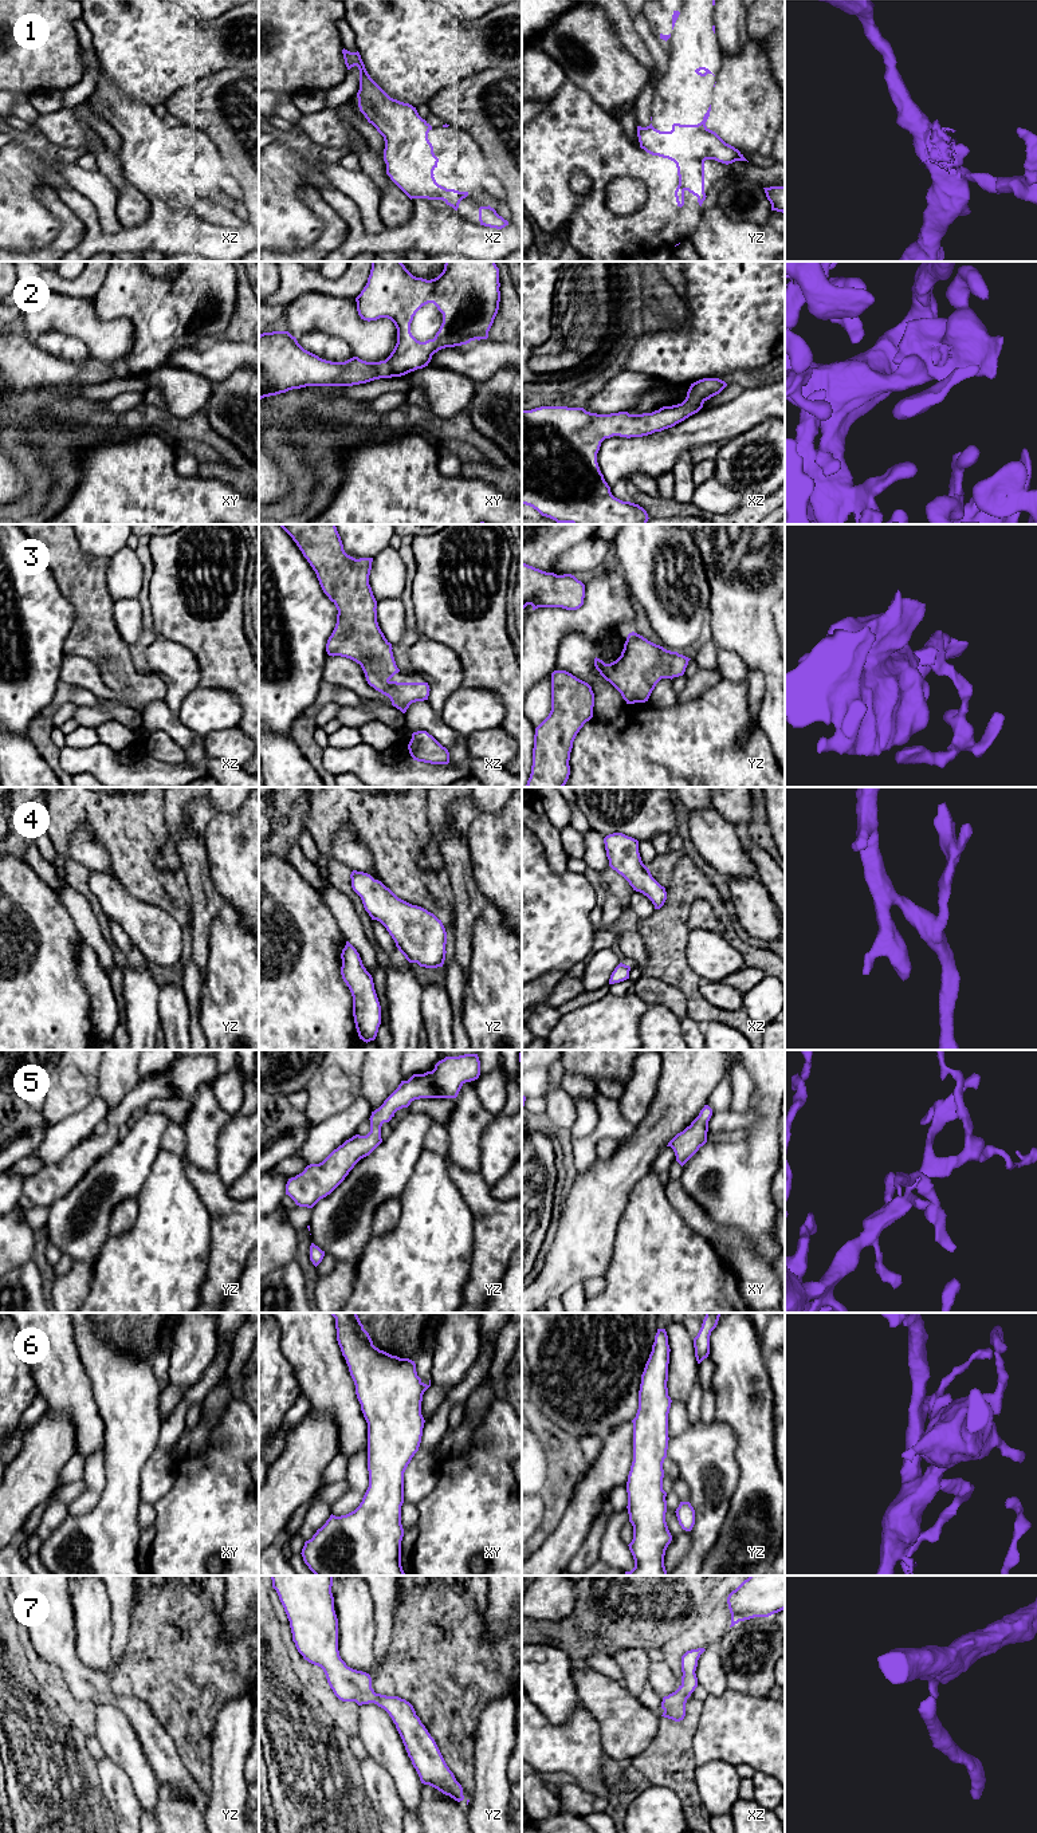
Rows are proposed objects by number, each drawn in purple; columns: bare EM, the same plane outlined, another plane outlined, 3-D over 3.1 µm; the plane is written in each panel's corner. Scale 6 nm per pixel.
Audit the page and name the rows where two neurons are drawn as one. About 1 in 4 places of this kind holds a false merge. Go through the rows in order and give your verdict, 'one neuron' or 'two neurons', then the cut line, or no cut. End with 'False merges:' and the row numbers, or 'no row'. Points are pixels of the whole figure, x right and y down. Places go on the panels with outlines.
1: one neuron; cut none
2: one neuron; cut none
3: one neuron; cut none
4: one neuron; cut none
5: one neuron; cut none
6: one neuron; cut none
7: one neuron; cut none
False merges: no row

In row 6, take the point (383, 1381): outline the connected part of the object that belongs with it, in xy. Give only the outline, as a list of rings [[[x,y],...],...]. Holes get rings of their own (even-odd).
[[[331,1313],[331,1315],[335,1318],[338,1345],[349,1366],[356,1395],[368,1423],[369,1487],[354,1511],[341,1517],[331,1514],[313,1538],[305,1542],[301,1554],[315,1576],[405,1576],[401,1566],[404,1472],[421,1443],[425,1423],[421,1415],[421,1401],[424,1392],[431,1386],[431,1380],[428,1385],[421,1381],[415,1361],[392,1356],[376,1348],[357,1313]]]

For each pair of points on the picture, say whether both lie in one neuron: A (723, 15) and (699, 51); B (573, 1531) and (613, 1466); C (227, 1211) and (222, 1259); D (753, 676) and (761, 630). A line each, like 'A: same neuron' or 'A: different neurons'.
A: different neurons
B: same neuron
C: same neuron
D: different neurons

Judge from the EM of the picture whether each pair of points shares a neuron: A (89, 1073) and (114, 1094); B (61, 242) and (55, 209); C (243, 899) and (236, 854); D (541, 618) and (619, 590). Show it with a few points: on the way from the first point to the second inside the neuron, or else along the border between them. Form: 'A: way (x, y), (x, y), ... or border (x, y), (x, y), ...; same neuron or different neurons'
A: border (101, 1063), (97, 1094); different neurons
B: way (65, 233), (63, 217); same neuron
C: way (243, 888), (243, 865); same neuron
D: way (560, 620), (589, 620), (600, 609); same neuron

